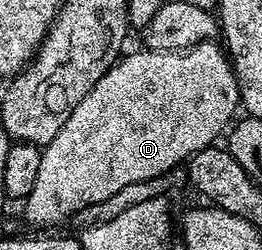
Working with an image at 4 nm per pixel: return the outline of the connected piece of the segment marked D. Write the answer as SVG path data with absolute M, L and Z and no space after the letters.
M216 42L196 44L193 48L185 48L183 52L139 50L140 52L130 53L131 51L129 51L123 58L117 60L116 65L109 72L102 74L102 78L98 78L98 82L90 90L90 94L86 94L86 98L82 98L82 102L78 102L78 106L74 106L74 114L70 114L70 118L66 118L66 126L62 126L62 130L58 130L58 134L54 134L54 138L49 144L43 145L42 162L38 166L38 179L34 182L34 190L22 204L25 218L36 227L33 229L55 229L52 228L55 224L60 224L63 220L71 221L73 214L78 210L82 210L86 206L94 206L94 202L103 202L104 199L113 196L117 190L131 186L133 182L146 182L150 178L163 176L164 173L181 167L195 152L209 147L215 141L212 139L220 131L223 133L233 123L234 117L237 115L237 113L235 114L236 108L238 112L241 107L240 86L236 81L236 72L232 68L227 51L219 43L217 44Z

